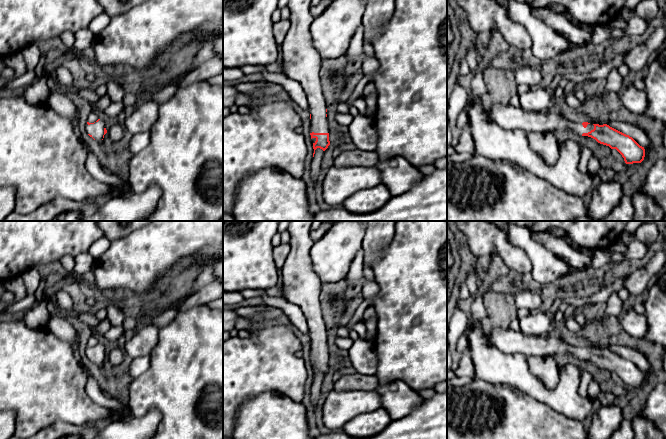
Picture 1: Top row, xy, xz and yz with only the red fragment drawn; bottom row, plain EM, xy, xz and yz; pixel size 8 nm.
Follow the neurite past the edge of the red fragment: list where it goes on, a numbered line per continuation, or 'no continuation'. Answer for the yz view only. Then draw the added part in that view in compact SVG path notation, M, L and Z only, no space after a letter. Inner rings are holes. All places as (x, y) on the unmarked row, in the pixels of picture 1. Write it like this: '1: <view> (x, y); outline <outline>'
1: yz (508, 341); outline M489 329L486 330L488 343L490 346L506 353L520 353L527 356L555 356L563 353L575 358L582 359L594 353L593 348L588 348L586 352L582 347L566 344L561 337L552 334L542 336L529 336L521 331L515 332L511 329Z

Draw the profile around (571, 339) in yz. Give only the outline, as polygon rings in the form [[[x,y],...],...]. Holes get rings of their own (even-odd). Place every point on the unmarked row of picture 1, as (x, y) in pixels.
[[[573,334],[567,335],[567,336],[563,336],[561,337],[562,340],[571,346],[576,346],[576,347],[583,347],[583,346],[588,346],[588,347],[593,347],[593,343],[587,339],[585,339],[584,337],[577,337]]]

